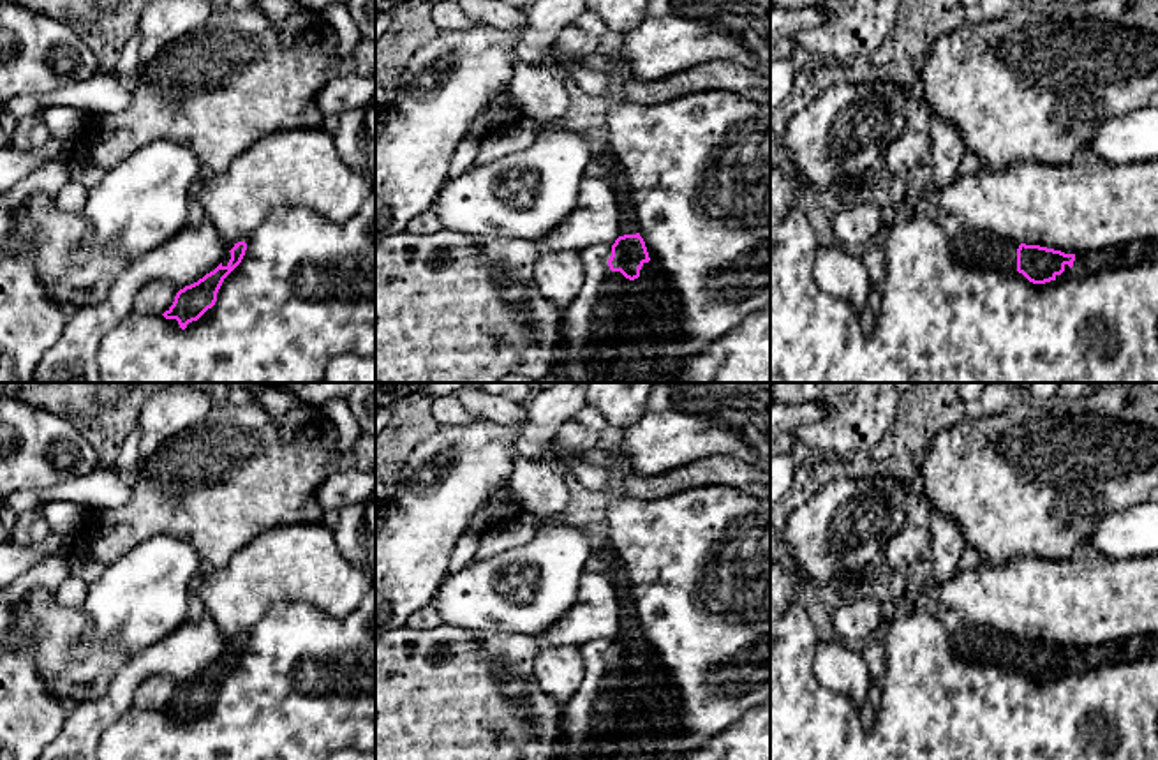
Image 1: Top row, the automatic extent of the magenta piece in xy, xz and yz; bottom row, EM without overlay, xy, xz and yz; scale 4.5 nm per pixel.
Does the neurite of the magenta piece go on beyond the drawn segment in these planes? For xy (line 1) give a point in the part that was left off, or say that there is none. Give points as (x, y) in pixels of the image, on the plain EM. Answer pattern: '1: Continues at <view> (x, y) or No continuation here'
1: Continues at xy (226, 653)

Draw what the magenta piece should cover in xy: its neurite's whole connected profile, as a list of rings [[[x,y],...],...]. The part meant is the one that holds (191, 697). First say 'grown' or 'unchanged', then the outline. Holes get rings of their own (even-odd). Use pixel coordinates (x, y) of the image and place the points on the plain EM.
grown; [[[245,637],[226,640],[222,658],[197,677],[180,684],[173,700],[162,711],[182,725],[185,725],[189,718],[197,716],[215,700],[224,674],[241,658],[245,645]]]

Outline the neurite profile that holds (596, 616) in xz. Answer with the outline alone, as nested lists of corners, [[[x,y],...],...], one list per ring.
[[[585,571],[575,605],[541,637],[543,645],[582,645],[590,640],[613,640],[622,610],[608,573]]]

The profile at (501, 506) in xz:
[[[508,487],[495,490],[479,511],[472,517],[467,529],[479,531],[481,534],[488,533],[492,527],[501,525],[502,522],[522,513],[520,504],[515,501]]]

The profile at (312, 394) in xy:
[[[273,383],[293,390],[307,406],[319,409],[333,399],[347,399],[356,388],[375,383]]]

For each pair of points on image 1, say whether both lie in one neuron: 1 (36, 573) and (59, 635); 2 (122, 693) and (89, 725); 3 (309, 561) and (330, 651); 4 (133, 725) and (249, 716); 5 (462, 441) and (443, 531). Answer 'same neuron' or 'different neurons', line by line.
1: different neurons
2: same neuron
3: different neurons
4: same neuron
5: same neuron

